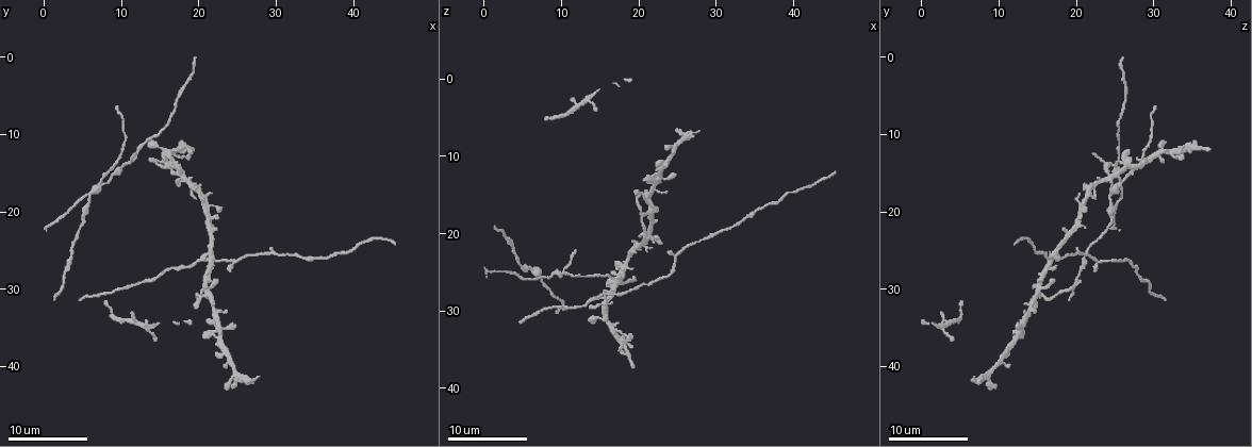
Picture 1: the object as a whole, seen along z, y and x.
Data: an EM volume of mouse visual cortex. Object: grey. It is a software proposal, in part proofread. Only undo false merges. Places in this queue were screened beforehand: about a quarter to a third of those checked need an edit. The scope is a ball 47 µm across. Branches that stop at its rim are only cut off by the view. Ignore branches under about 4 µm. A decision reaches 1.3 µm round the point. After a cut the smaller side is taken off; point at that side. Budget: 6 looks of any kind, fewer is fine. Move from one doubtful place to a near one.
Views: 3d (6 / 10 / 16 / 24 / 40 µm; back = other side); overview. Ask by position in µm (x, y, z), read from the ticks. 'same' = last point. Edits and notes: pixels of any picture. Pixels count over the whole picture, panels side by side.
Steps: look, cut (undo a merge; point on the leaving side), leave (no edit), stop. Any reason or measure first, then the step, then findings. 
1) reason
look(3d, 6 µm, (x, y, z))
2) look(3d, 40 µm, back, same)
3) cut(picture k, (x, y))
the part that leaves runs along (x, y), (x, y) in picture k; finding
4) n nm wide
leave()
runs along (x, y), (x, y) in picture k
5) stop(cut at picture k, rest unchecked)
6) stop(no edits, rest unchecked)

four or more arms meet
look(3d, 10 µm, (16.5, 14.0, 26.5))

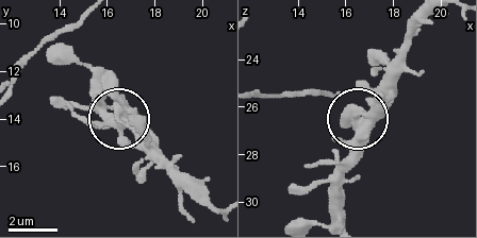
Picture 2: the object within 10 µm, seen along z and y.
leave()
continuous, no second neuron

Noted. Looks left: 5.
look(3d, 6 µm, (21.5, 22.0, 19.5))

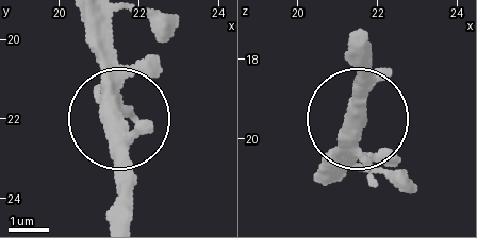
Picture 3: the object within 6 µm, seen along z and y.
360 nm wide
leave()
runs along (114, 141), (114, 36) in picture 3; all the same neuron

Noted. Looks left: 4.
four or more arms meet
look(3d, 10 µm, (21.0, 31.0, 15.0))

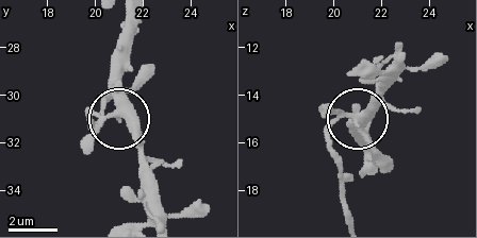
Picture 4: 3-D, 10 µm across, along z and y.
370 nm wide
cut(picture 4, (89, 125))
the part that leaves runs along (335, 117), (330, 152), (342, 175), (348, 219) in picture 4; two neurons meet here

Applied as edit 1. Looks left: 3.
stop(cut at picture 4, rest unchecked)

